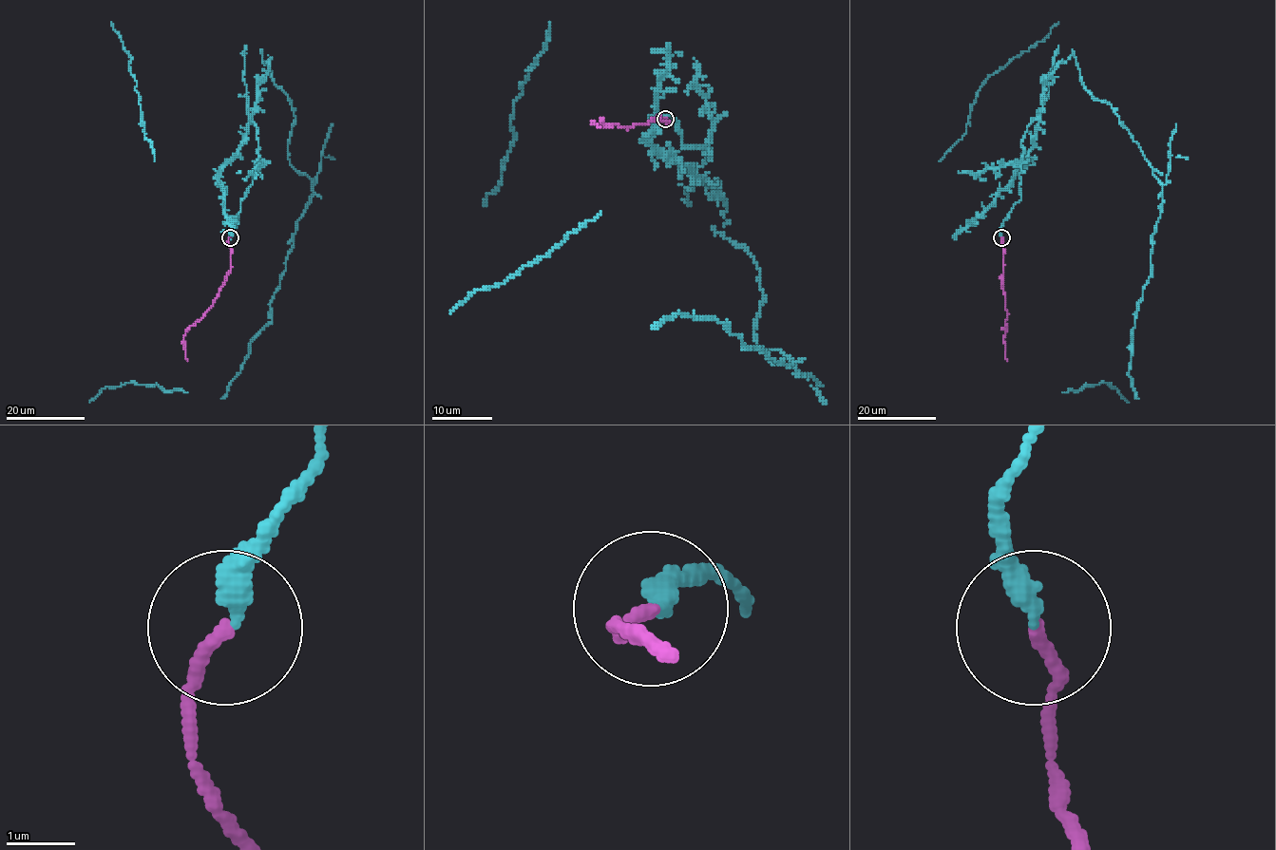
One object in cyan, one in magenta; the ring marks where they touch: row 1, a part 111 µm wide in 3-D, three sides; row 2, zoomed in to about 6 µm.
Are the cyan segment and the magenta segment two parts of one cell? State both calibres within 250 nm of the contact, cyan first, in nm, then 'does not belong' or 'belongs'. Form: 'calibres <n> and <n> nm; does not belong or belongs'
calibres 320 and 190 nm; belongs

